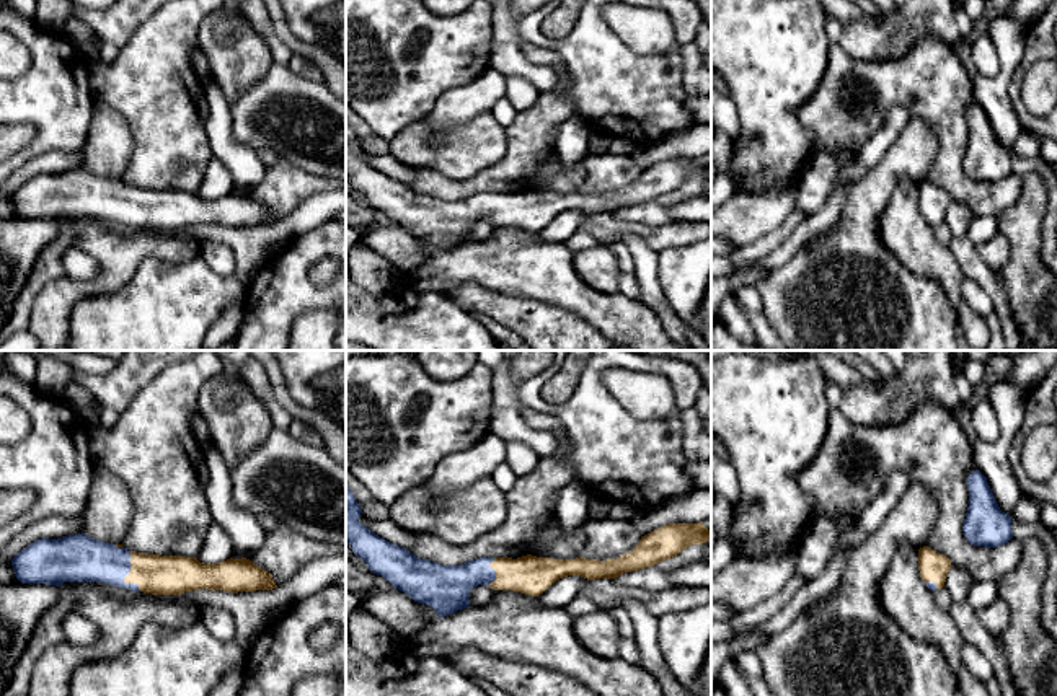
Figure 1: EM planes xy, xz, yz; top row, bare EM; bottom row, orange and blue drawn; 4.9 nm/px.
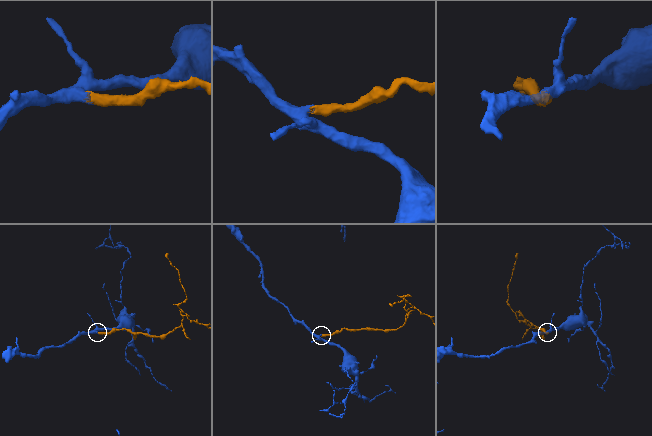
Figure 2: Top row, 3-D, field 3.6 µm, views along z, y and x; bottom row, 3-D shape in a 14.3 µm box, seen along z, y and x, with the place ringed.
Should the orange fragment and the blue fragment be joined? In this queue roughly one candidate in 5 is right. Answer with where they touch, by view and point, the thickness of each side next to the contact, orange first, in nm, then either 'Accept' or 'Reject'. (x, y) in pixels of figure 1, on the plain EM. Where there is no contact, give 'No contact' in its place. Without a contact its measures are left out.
Touches orange at xy (126, 211). Thickness 200 nm (orange) against 240 nm. Accept

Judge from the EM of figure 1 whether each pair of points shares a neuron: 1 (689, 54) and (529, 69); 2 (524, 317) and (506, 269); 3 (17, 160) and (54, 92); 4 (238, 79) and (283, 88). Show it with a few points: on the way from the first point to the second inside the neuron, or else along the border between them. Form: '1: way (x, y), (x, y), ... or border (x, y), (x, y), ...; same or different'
1: border (694, 41), (681, 49), (682, 88), (685, 92); different
2: border (482, 284), (506, 294), (548, 300), (555, 305); different
3: way (35, 147), (54, 127), (54, 110); same
4: border (273, 61), (261, 79), (229, 101); different

